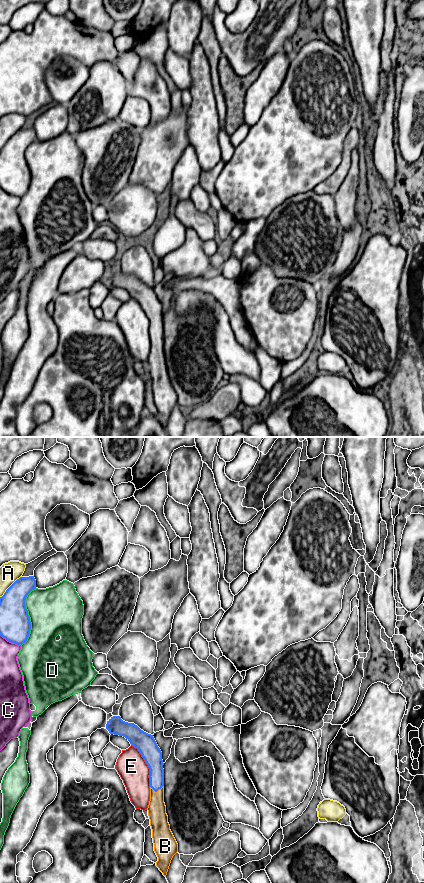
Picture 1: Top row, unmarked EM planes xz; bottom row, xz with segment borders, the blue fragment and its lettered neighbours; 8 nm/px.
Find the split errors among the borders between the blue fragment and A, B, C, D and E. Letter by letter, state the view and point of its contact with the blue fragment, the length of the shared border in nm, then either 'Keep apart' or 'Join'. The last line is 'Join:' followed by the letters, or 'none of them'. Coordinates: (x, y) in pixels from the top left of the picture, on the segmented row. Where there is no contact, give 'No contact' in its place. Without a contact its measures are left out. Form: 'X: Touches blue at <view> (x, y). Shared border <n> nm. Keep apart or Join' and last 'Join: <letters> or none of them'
A: Touches blue at xz (10, 586). Shared border 240 nm. Keep apart
B: Touches blue at xz (156, 791). Shared border 110 nm. Join
C: Touches blue at xz (10, 641). Shared border 190 nm. Keep apart
D: Touches blue at xz (28, 616). Shared border 480 nm. Keep apart
E: Touches blue at xz (147, 764). Shared border 380 nm. Keep apart
Join: B

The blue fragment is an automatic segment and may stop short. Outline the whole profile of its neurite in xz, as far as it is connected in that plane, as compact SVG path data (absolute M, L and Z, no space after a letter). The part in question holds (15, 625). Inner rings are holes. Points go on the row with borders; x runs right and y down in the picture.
M34 576L20 577L0 597L0 635L11 643L21 646L29 637L31 622L25 600L34 589Z

